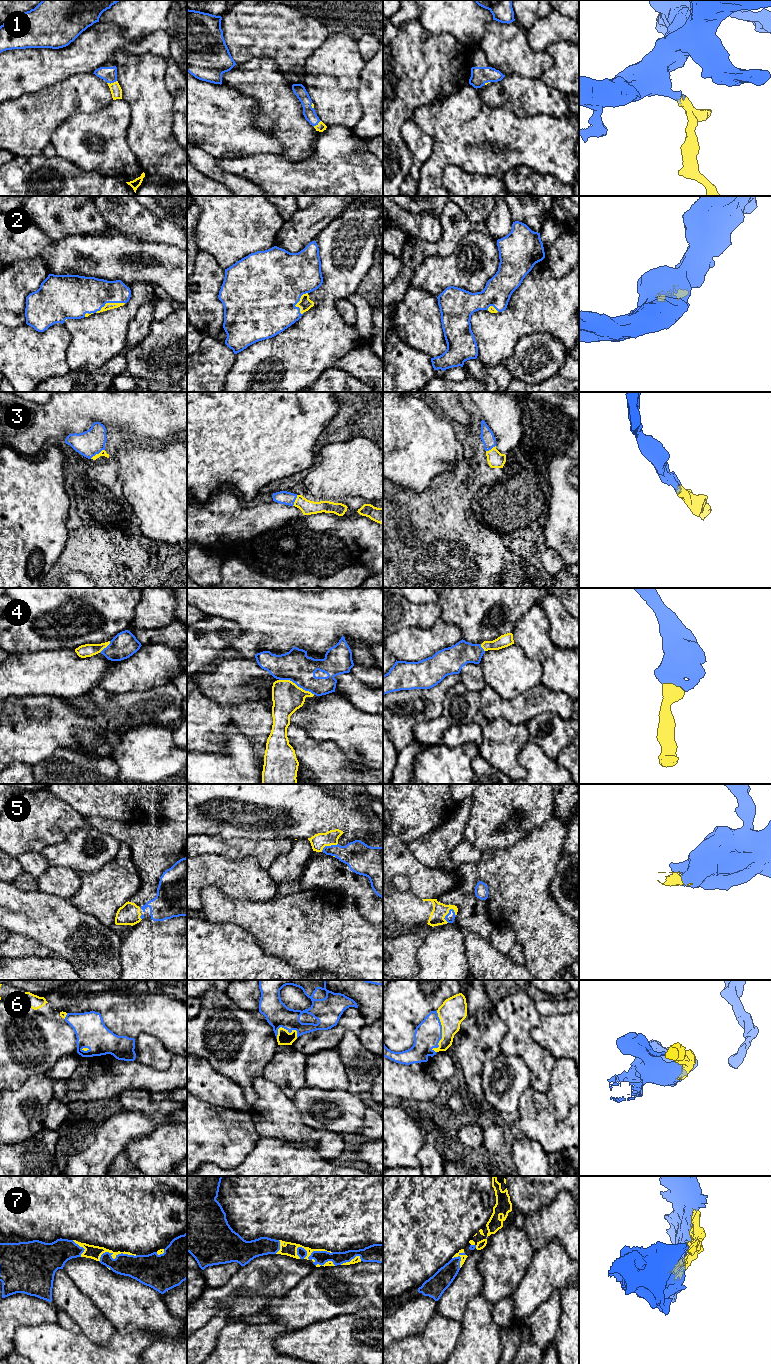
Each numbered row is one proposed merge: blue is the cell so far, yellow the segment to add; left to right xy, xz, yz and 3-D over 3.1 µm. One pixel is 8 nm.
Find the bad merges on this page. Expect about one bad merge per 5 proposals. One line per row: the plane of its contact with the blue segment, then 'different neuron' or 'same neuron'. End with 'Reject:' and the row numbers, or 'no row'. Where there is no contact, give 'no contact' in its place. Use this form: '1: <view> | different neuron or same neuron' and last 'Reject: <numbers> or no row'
1: xy | same neuron
2: xy | same neuron
3: xy | same neuron
4: xz | same neuron
5: yz | same neuron
6: yz | same neuron
7: xz | same neuron
Reject: no row

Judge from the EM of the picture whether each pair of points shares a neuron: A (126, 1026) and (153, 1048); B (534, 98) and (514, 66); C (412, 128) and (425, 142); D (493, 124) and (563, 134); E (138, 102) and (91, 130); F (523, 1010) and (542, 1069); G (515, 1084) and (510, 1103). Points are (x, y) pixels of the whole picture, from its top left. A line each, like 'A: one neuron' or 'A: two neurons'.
A: two neurons
B: two neurons
C: one neuron
D: one neuron
E: two neurons
F: one neuron
G: one neuron

